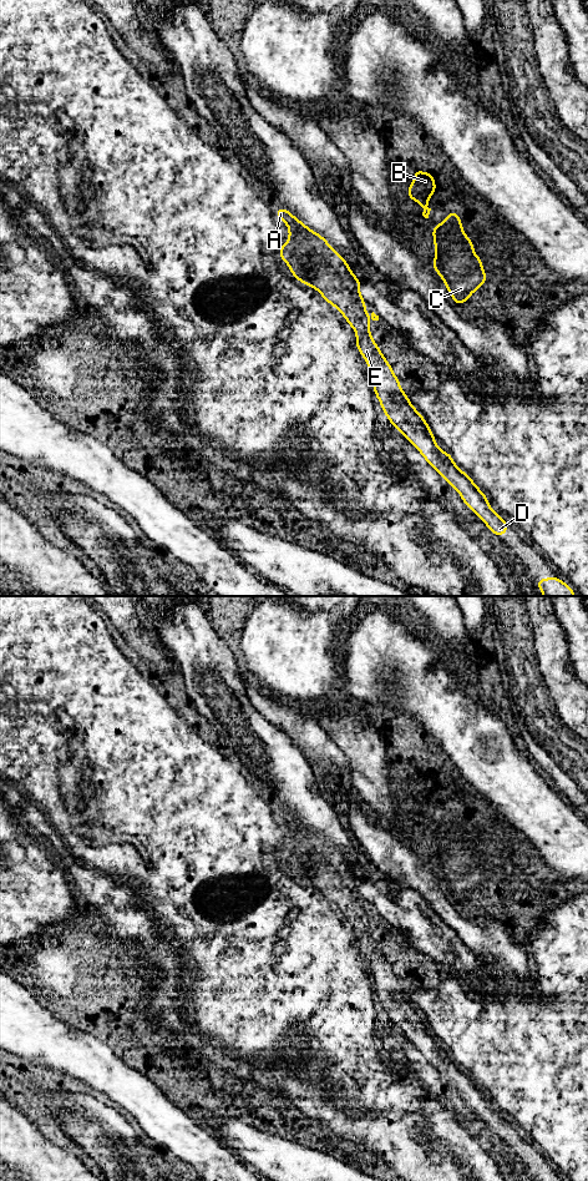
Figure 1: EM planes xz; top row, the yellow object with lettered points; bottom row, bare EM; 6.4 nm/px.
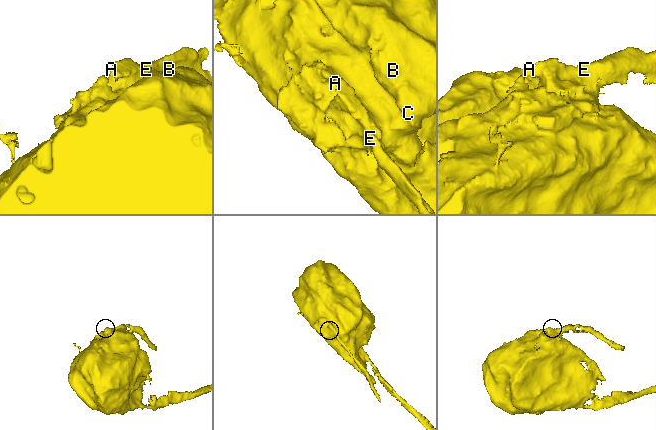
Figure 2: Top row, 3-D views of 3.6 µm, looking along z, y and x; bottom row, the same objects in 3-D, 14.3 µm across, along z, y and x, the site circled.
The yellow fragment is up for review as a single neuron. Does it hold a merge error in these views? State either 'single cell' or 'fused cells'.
fused cells

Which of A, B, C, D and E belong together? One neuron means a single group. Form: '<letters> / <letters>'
A B C / D E

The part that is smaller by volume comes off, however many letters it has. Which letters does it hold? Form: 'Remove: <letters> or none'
Remove: D, E

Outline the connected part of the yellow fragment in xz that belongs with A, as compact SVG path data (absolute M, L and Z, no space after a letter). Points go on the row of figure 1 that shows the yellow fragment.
M277 206L277 216L289 227L289 242L282 244L279 256L290 264L294 262L290 257L294 253L334 253L335 251L323 236L309 229L303 222L295 218L289 211Z

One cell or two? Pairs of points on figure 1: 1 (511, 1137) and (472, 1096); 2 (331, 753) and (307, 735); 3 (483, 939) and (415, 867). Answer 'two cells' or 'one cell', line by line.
1: one cell
2: one cell
3: one cell

